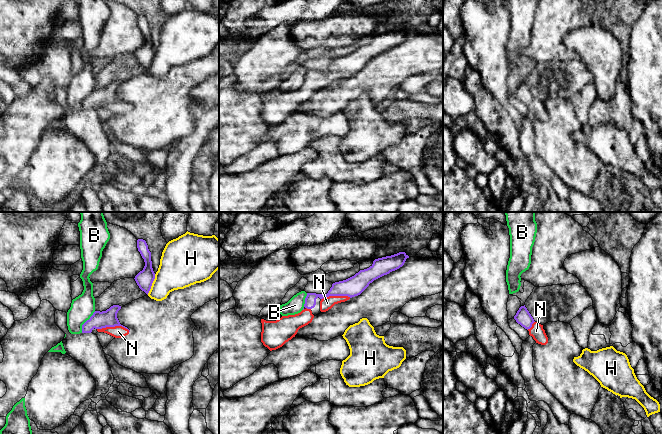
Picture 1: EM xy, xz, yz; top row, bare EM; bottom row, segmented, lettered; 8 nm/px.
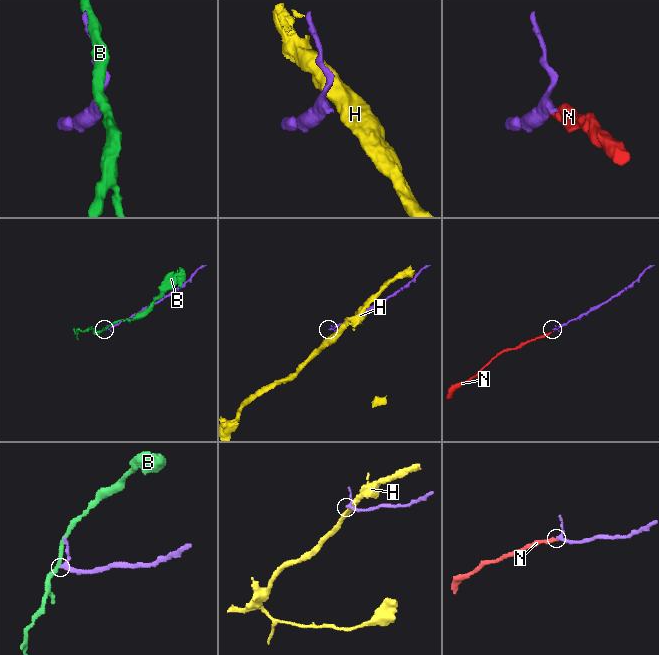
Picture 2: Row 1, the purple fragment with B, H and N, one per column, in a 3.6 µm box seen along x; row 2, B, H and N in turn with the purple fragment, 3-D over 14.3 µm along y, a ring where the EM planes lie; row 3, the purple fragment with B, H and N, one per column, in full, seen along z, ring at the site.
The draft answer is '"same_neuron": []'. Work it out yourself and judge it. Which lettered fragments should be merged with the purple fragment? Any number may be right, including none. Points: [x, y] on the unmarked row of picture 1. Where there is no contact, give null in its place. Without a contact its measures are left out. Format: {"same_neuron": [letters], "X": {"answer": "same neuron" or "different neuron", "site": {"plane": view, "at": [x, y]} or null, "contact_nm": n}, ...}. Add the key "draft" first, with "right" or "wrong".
{"draft": "wrong", "same_neuron": ["N"], "B": {"answer": "different neuron", "site": {"plane": "xy", "at": [85, 98]}, "contact_nm": 200}, "H": {"answer": "different neuron", "site": {"plane": "xy", "at": [151, 60]}, "contact_nm": 180}, "N": {"answer": "same neuron", "site": {"plane": "xy", "at": [113, 102]}, "contact_nm": 260}}

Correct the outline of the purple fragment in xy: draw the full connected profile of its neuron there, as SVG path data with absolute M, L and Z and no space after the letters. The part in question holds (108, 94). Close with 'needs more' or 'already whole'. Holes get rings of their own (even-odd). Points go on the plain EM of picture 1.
M113 81L106 87L95 87L82 101L82 109L91 109L95 104L98 108L107 109L115 114L122 114L129 110L130 106L121 101L117 89L121 85L119 81Z; needs more

